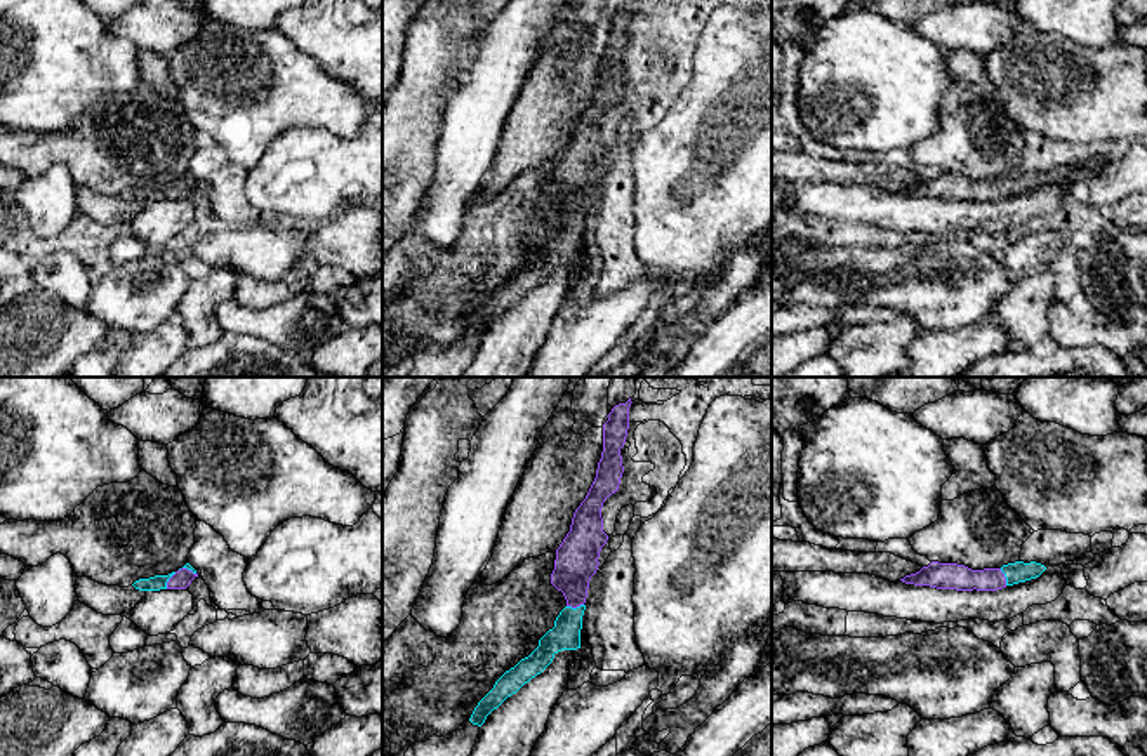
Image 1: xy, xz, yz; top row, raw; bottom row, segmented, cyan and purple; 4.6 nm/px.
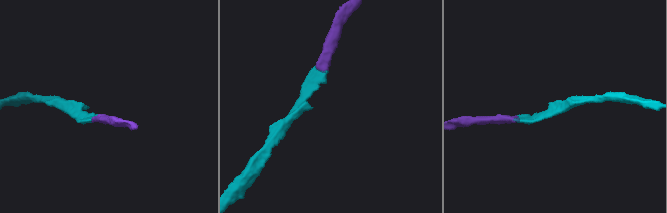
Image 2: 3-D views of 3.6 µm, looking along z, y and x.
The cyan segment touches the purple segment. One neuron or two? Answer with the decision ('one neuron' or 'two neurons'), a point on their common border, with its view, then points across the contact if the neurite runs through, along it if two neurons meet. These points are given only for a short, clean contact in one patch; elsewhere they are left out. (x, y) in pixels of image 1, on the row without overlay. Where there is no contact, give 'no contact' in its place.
one neuron; contact xy (167, 192); way xy (157, 193), (167, 192), (181, 190)

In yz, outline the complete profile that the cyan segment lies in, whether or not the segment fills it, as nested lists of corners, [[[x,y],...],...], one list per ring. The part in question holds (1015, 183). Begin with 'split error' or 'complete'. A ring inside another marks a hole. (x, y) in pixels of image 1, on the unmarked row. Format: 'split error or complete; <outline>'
split error; [[[932,172],[919,182],[900,189],[905,195],[930,196],[937,200],[956,202],[998,202],[1006,196],[1025,193],[1039,188],[1046,181],[1044,176],[1031,172],[1015,172],[1003,176],[1001,179],[971,181],[958,174]]]

